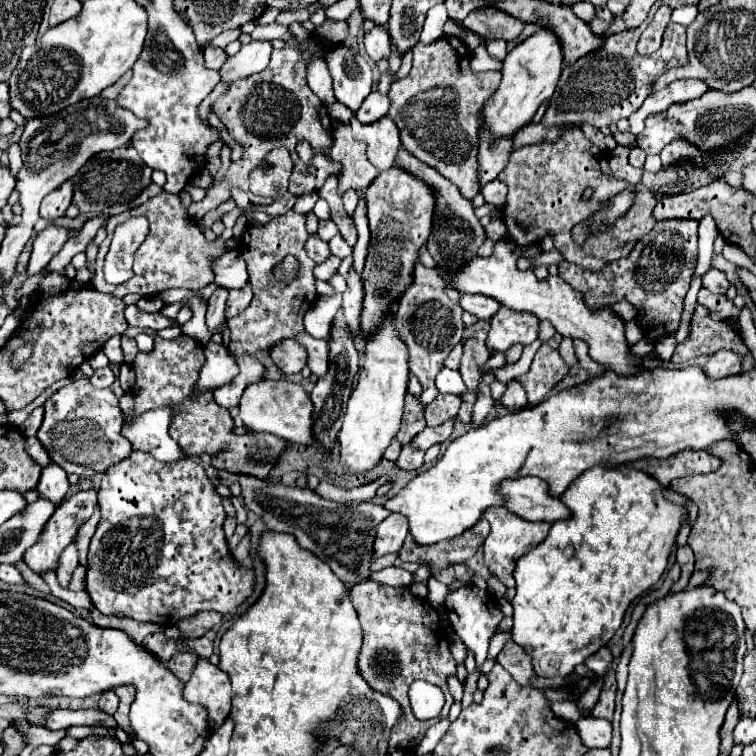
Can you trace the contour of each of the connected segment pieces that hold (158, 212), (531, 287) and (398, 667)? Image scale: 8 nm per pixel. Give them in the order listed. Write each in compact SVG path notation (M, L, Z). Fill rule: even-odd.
M160 193L152 199L148 199L144 205L132 209L132 211L124 211L122 215L116 215L110 219L108 227L106 227L106 241L100 245L98 251L98 261L96 261L96 275L92 279L92 285L98 291L106 291L106 293L114 293L116 297L122 297L122 289L112 291L112 285L108 285L104 281L104 273L102 273L102 263L106 257L106 251L110 247L112 241L112 233L116 229L116 225L120 225L124 221L124 215L130 213L138 213L142 217L148 219L150 223L150 231L146 235L146 241L138 247L136 255L134 255L134 277L128 281L128 289L136 295L142 297L154 297L160 295L166 289L172 287L182 287L182 289L204 289L206 285L210 285L214 281L214 261L218 257L222 257L228 249L224 249L226 239L218 237L216 241L206 241L202 231L198 229L198 225L192 221L192 217L188 215L188 211L182 207L180 197L178 195L170 195L170 193Z
M498 241L492 257L476 257L468 265L462 267L460 273L452 275L448 271L440 271L446 285L460 293L480 293L494 297L498 303L512 311L526 311L536 315L540 321L550 321L558 333L564 337L578 337L588 343L590 357L598 363L610 365L612 371L620 375L632 375L636 359L630 357L630 345L624 339L624 319L612 311L612 307L590 309L576 289L572 289L562 277L546 277L538 281L532 271L520 271L516 261L520 257L520 247L514 241Z
M364 581L354 585L350 589L350 595L364 631L364 647L358 659L358 671L368 681L370 687L388 693L402 703L406 713L404 719L392 729L390 747L400 747L410 751L422 741L430 725L434 725L438 719L444 719L448 715L448 709L454 703L448 691L448 677L456 675L456 661L450 653L448 639L442 627L438 625L440 623L438 611L426 599L414 597L408 587L394 589L388 585L380 585L376 581ZM416 679L438 685L446 695L446 705L442 713L432 721L420 721L412 713L408 689Z

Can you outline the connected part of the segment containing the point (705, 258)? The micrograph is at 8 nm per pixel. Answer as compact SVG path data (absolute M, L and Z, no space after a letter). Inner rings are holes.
M704 215L700 219L700 227L698 227L698 247L700 247L700 253L698 253L698 265L696 265L694 277L702 277L704 273L710 271L712 245L714 245L716 235L718 235L718 227L716 227L714 217L712 215Z

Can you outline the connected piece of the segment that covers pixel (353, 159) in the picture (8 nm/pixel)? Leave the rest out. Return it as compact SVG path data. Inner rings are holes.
M338 123L334 131L334 147L330 151L332 159L338 159L344 169L338 183L338 193L342 195L346 189L366 189L372 179L378 175L378 169L370 165L366 159L366 149L362 141L352 137L350 123Z

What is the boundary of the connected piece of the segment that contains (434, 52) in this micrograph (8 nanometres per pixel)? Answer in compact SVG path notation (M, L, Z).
M442 35L438 41L430 44L419 41L414 47L414 63L410 73L394 81L388 93L390 97L388 117L392 117L392 121L400 129L402 147L410 155L414 155L416 159L434 167L440 175L450 179L460 189L462 197L466 197L468 201L472 201L480 193L480 181L476 177L476 169L478 169L476 155L478 155L478 133L482 127L482 107L496 93L496 87L500 85L502 79L500 71L472 73L468 67L470 59L472 59L472 51L458 37Z

